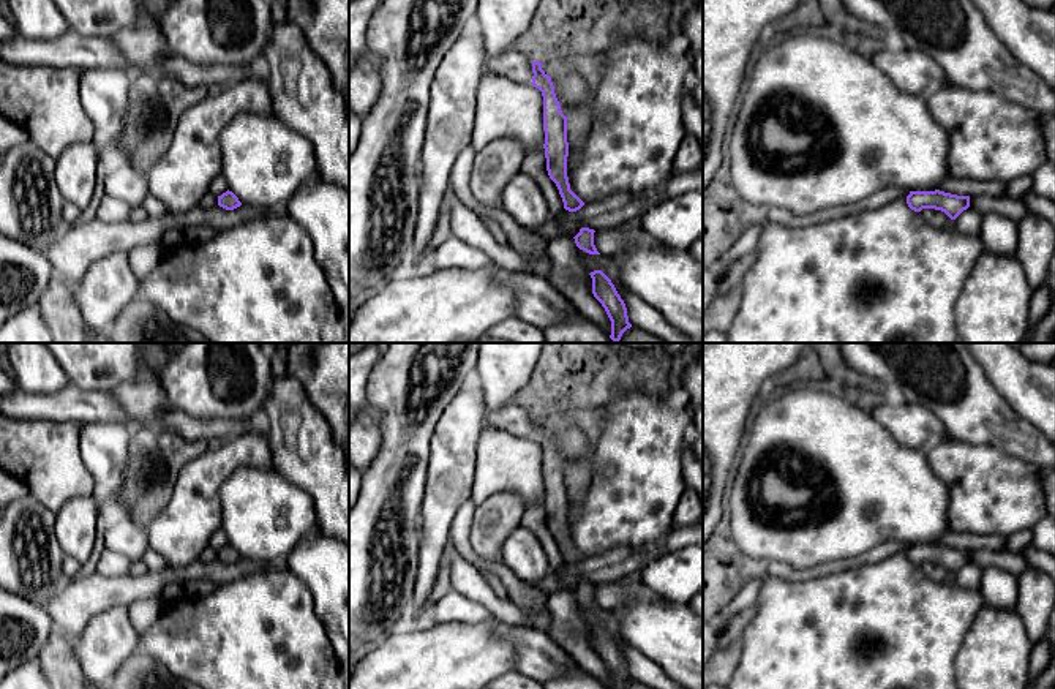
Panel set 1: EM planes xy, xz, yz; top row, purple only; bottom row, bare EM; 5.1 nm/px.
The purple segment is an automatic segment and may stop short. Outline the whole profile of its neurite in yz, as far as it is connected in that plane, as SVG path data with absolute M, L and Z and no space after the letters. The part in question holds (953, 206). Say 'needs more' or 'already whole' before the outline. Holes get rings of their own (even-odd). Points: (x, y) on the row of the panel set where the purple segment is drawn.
already whole | M910 191L907 204L911 210L935 209L944 212L951 220L956 220L963 210L970 207L970 196L957 196L935 191Z

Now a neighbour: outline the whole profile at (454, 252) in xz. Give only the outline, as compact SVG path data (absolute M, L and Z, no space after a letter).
M452 235L426 254L423 270L441 270L455 265L483 269L493 264L493 259L483 250Z

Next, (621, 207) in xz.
M703 166L687 172L673 171L648 198L635 198L630 193L614 193L599 202L584 204L576 212L564 210L559 216L550 218L542 228L528 231L550 243L562 234L575 237L581 228L594 231L611 229L636 221L657 202L687 191L703 191Z

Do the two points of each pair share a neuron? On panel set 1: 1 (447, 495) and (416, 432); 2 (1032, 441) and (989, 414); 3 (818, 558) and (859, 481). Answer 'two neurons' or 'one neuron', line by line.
1: two neurons
2: one neuron
3: one neuron

